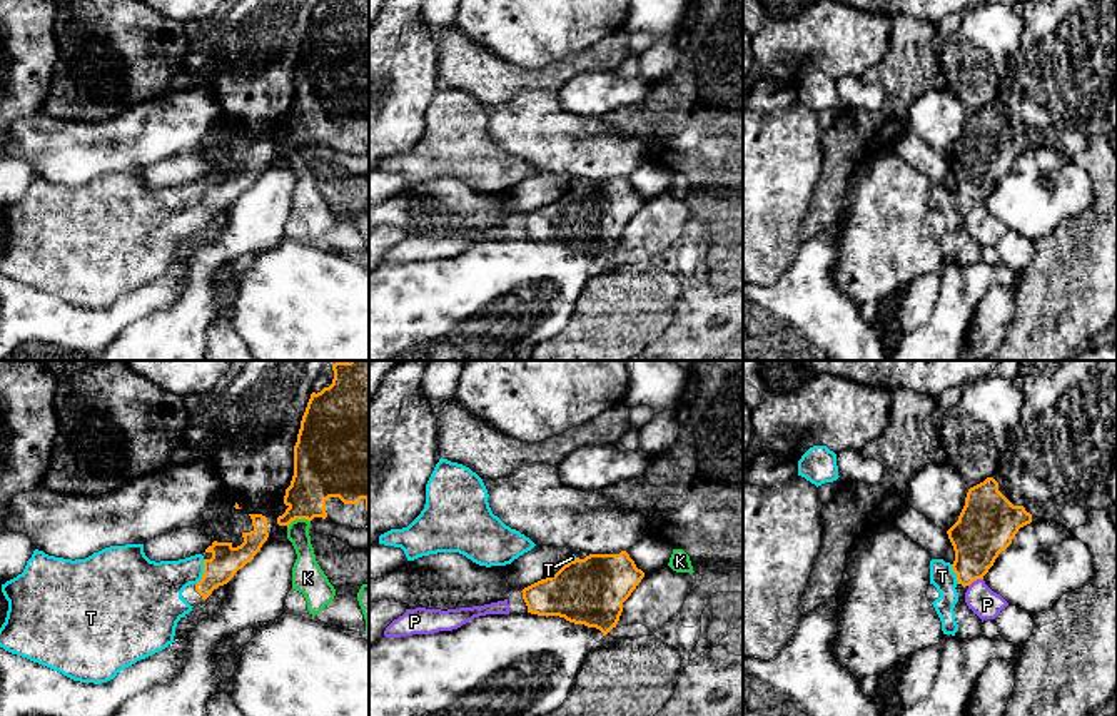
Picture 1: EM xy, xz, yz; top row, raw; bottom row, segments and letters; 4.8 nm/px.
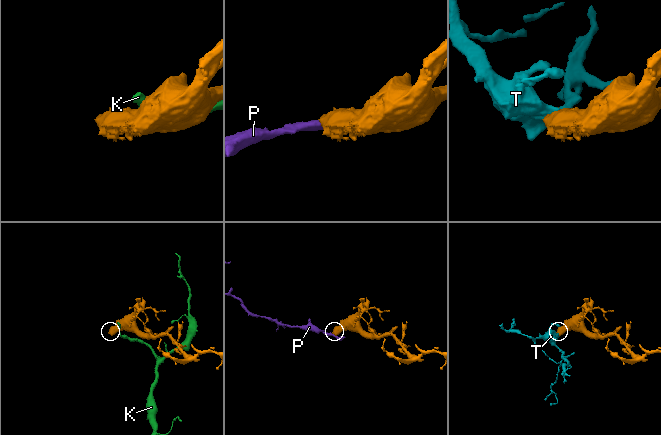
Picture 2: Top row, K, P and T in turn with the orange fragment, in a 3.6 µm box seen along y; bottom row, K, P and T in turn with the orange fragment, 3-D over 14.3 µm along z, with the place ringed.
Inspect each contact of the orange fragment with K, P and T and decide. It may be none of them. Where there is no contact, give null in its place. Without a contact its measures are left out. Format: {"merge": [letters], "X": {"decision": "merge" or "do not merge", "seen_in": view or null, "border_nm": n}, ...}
{"merge": ["T"], "K": {"decision": "do not merge", "seen_in": "xy", "border_nm": 120}, "P": {"decision": "do not merge", "seen_in": "yz", "border_nm": 80}, "T": {"decision": "merge", "seen_in": "xy", "border_nm": 130}}

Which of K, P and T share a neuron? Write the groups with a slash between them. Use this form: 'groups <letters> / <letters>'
groups K P / T

